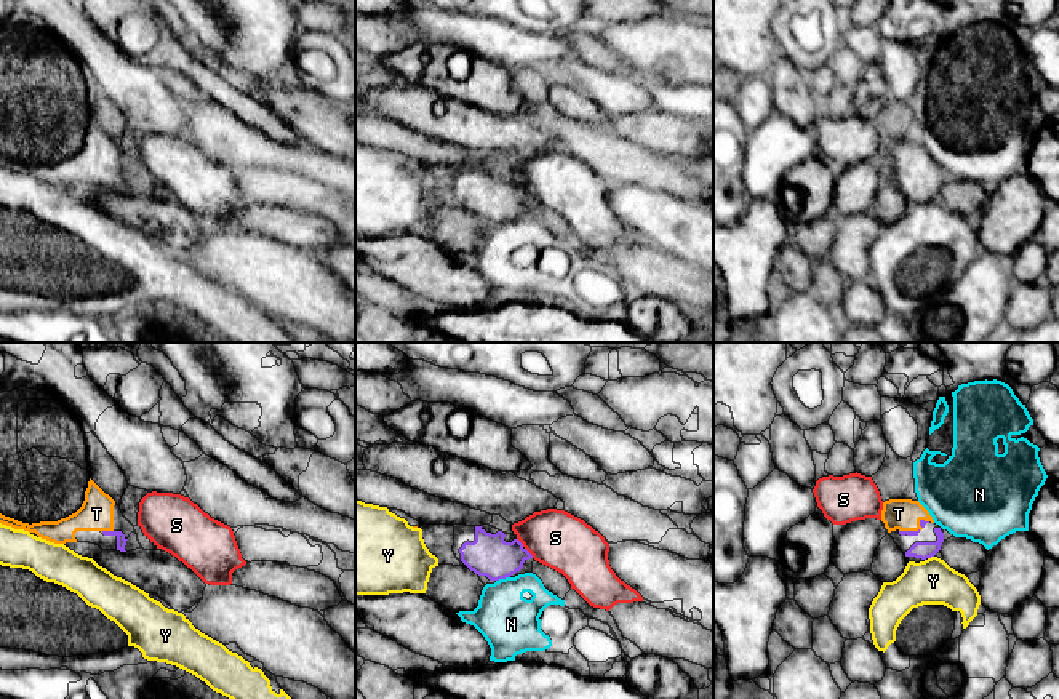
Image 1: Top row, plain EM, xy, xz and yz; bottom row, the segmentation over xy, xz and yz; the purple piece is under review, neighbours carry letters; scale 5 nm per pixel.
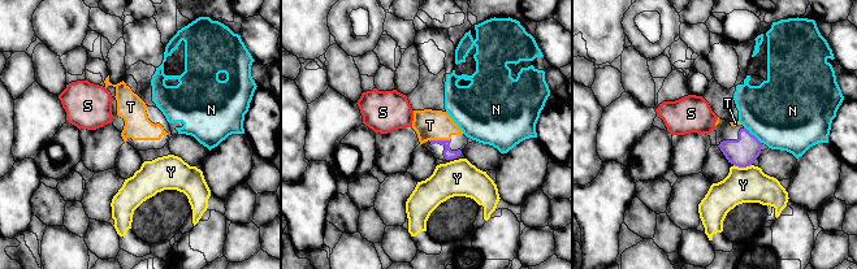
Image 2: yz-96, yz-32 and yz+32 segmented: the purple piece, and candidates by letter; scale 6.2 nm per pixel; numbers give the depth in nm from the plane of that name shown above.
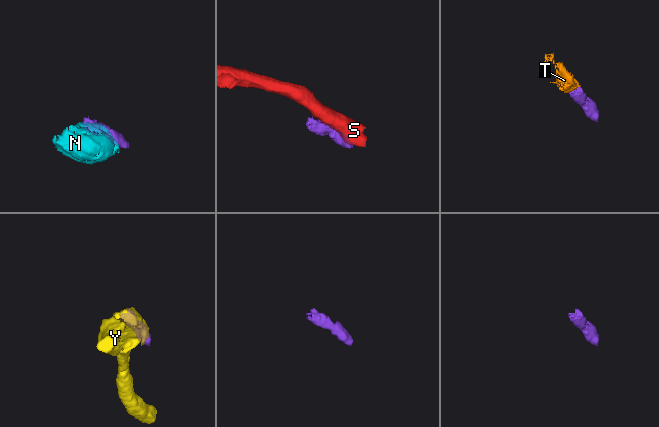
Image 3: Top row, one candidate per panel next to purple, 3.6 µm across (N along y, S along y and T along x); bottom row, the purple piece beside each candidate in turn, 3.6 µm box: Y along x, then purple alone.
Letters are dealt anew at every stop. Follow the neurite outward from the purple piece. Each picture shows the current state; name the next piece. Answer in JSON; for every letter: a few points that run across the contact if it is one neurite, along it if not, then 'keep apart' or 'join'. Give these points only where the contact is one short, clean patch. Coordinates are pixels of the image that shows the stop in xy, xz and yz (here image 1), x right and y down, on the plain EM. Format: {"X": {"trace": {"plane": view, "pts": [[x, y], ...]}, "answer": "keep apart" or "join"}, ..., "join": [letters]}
{"N": {"answer": "keep apart"}, "S": {"trace": {"plane": "xz", "pts": [[517, 179], [533, 199]]}, "answer": "keep apart"}, "T": {"trace": {"plane": "xy", "pts": [[120, 179], [115, 175], [106, 173], [96, 155]]}, "answer": "join"}, "Y": {"trace": {"plane": "yz", "pts": [[933, 197], [928, 200]]}, "answer": "keep apart"}, "join": ["T"]}

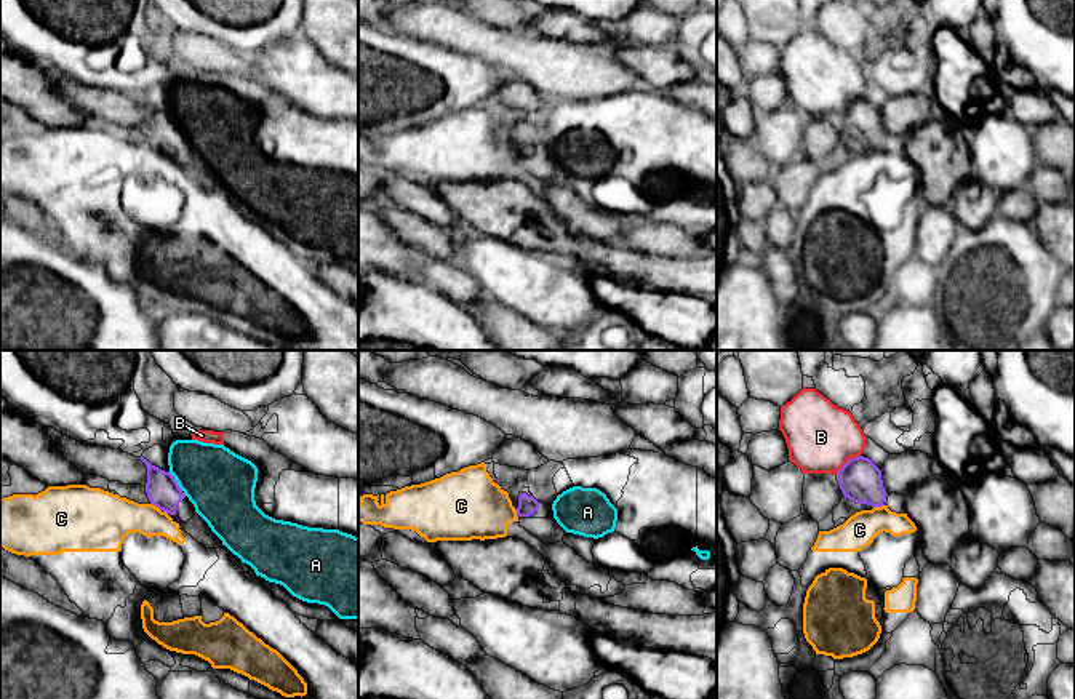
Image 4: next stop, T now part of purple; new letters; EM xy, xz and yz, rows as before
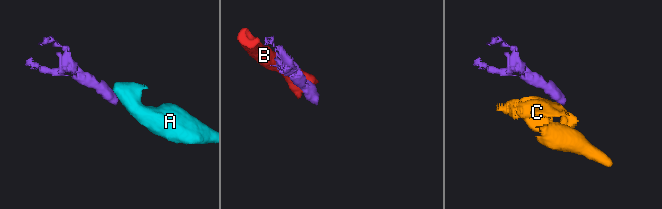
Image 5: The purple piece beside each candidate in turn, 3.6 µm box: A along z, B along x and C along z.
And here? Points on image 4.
{"A": {"trace": {"plane": "xy", "pts": [[168, 114], [183, 131]]}, "answer": "keep apart"}, "B": {"trace": {"plane": "yz", "pts": [[859, 96], [853, 98], [835, 115]]}, "answer": "keep apart"}, "C": {"trace": {"plane": "xy", "pts": [[151, 144], [160, 152]]}, "answer": "keep apart"}, "join": []}

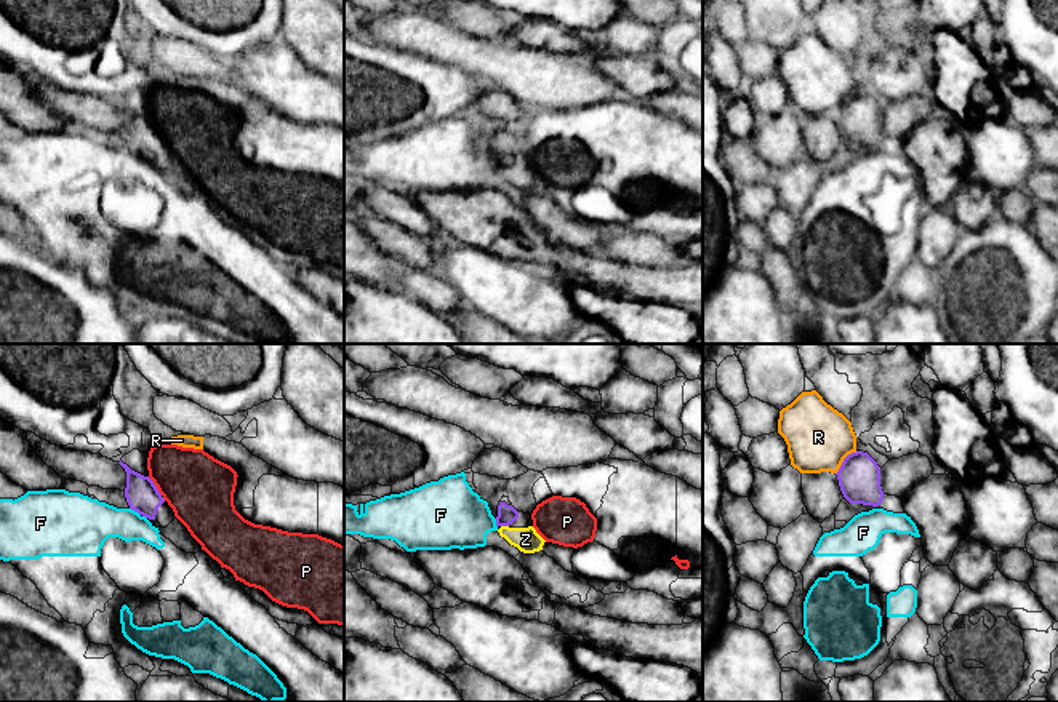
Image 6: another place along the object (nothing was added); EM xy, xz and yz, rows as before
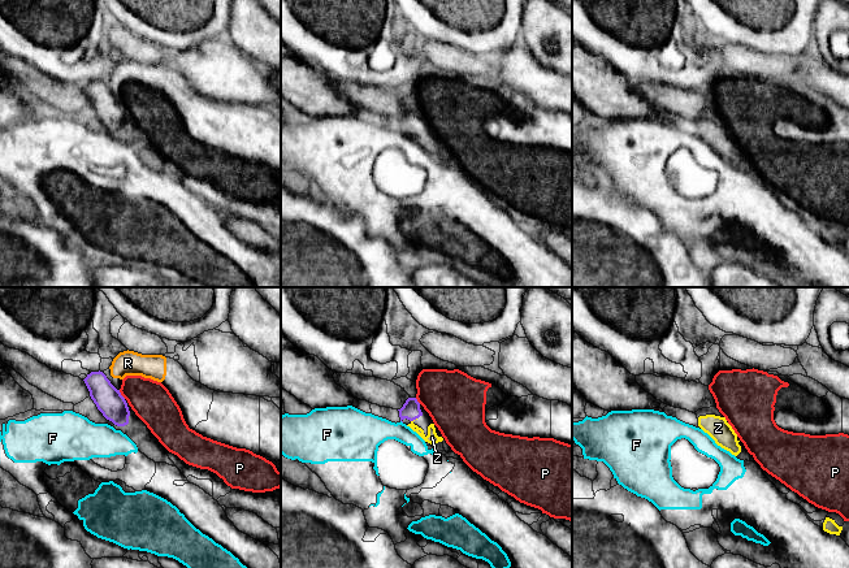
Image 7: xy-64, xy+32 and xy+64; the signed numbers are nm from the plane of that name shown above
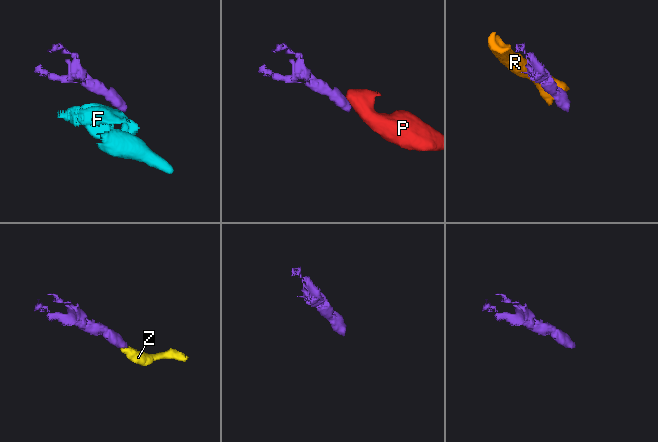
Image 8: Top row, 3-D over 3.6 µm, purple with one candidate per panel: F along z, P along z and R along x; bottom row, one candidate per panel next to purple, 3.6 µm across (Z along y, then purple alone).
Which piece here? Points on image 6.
{"F": {"trace": {"plane": "xy", "pts": [[130, 149], [140, 157]]}, "answer": "keep apart"}, "P": {"trace": {"plane": "xy", "pts": [[148, 119], [162, 136]]}, "answer": "keep apart"}, "R": {"trace": {"plane": "yz", "pts": [[857, 93], [852, 93], [844, 101], [836, 115]]}, "answer": "keep apart"}, "Z": {"trace": {"plane": "xz", "pts": [[506, 155], [504, 167], [514, 178], [525, 181]]}, "answer": "join"}, "join": ["Z"]}

